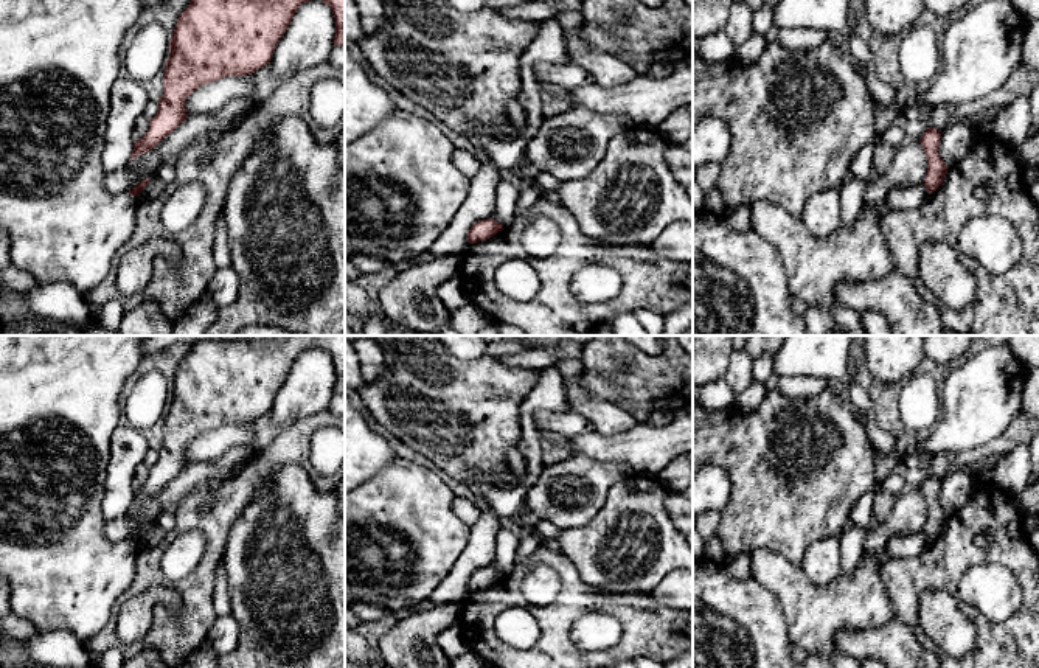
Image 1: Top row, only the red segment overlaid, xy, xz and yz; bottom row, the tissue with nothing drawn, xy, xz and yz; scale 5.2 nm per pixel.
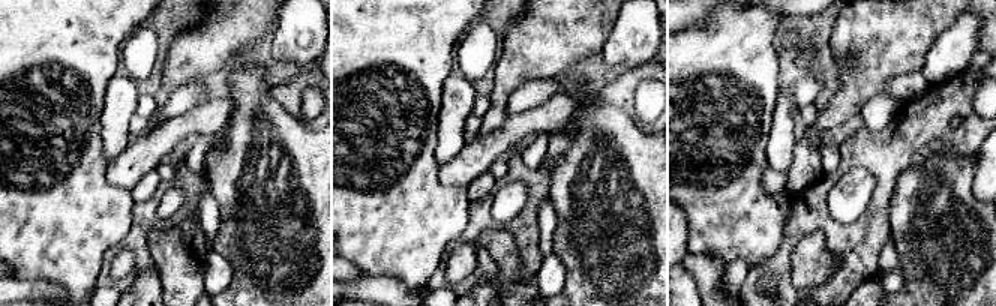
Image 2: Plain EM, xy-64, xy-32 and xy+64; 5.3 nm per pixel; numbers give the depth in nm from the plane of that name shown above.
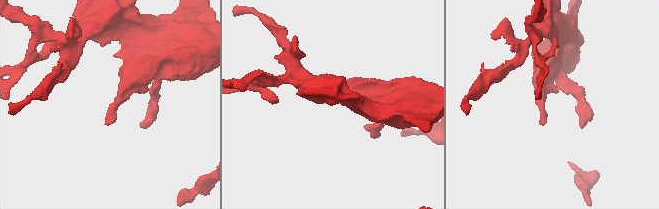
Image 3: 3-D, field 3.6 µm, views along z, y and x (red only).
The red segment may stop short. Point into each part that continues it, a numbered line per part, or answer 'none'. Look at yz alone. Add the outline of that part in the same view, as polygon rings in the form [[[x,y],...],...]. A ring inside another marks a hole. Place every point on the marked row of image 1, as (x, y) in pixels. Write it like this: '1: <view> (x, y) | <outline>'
none

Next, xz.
none

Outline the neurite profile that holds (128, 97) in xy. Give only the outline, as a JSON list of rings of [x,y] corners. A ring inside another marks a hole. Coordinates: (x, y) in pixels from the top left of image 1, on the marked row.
[[[121,75],[113,82],[106,144],[101,155],[106,172],[113,172],[129,163],[135,143],[135,121],[143,115],[151,96],[148,84],[138,82],[127,75]]]

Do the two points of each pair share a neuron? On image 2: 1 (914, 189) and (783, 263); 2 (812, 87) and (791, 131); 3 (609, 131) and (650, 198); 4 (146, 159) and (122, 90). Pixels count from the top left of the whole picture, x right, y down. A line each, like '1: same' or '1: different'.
1: different
2: same
3: same
4: different

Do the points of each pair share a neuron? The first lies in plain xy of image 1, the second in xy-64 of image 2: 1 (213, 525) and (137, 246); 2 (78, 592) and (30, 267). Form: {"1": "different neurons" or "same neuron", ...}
{"1": "same neuron", "2": "same neuron"}

